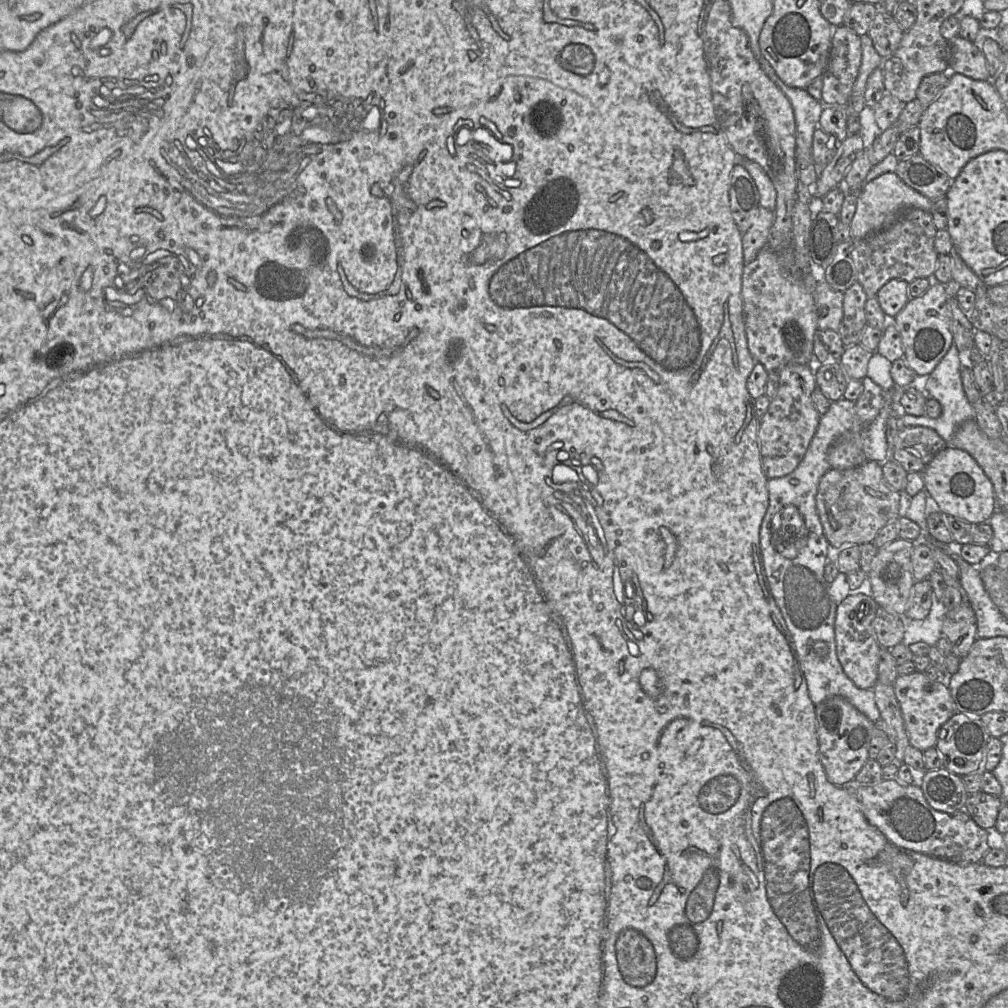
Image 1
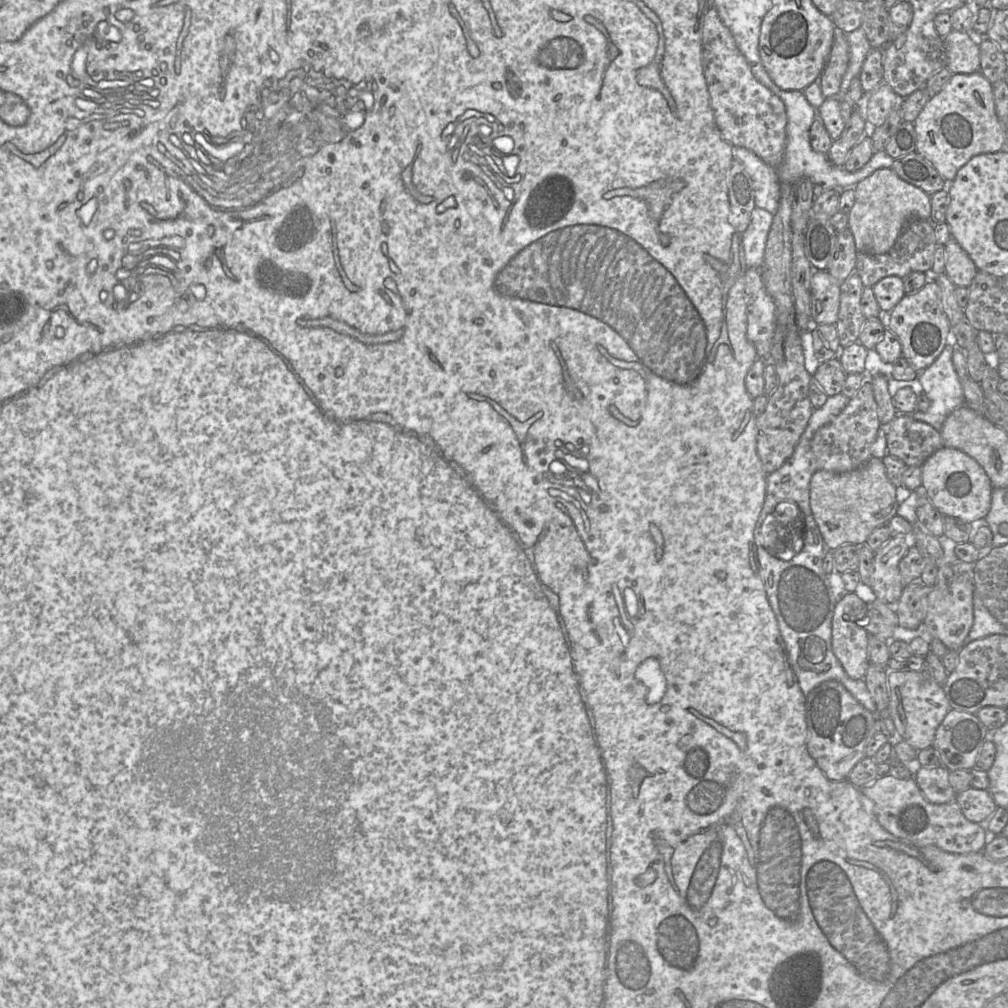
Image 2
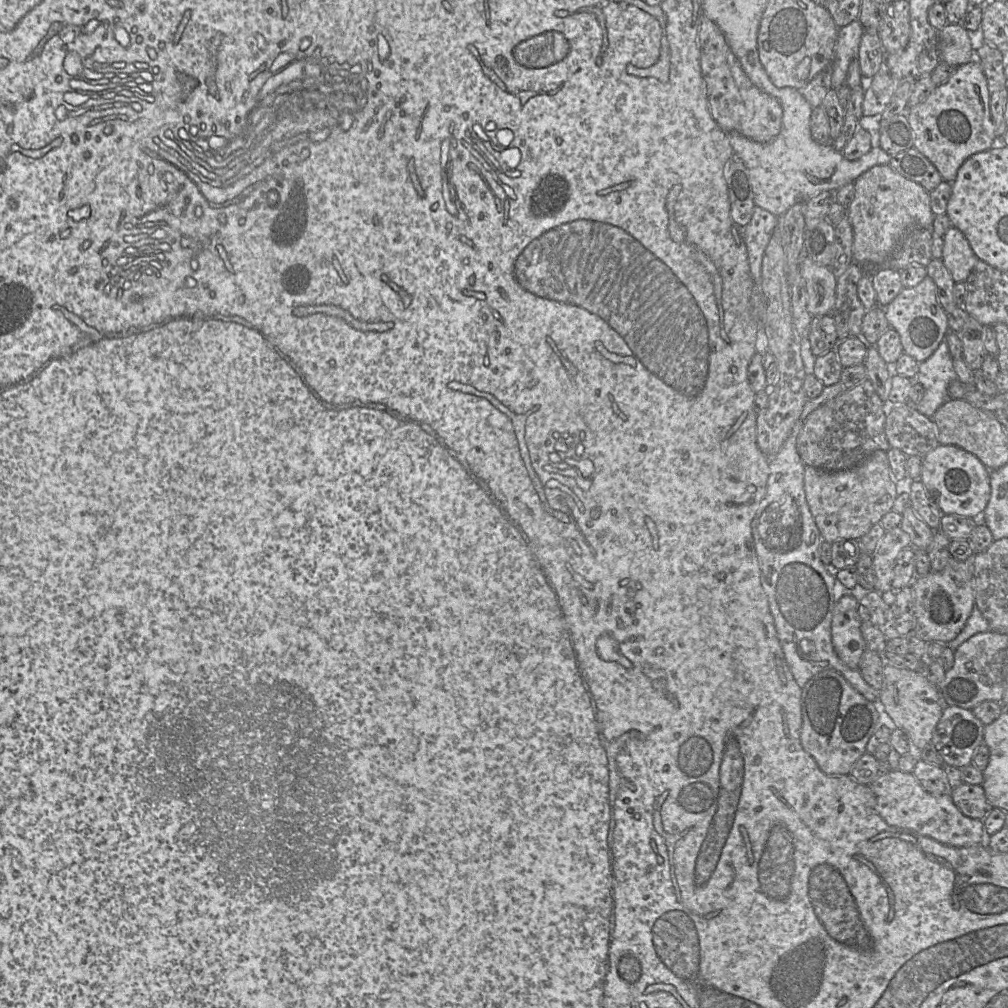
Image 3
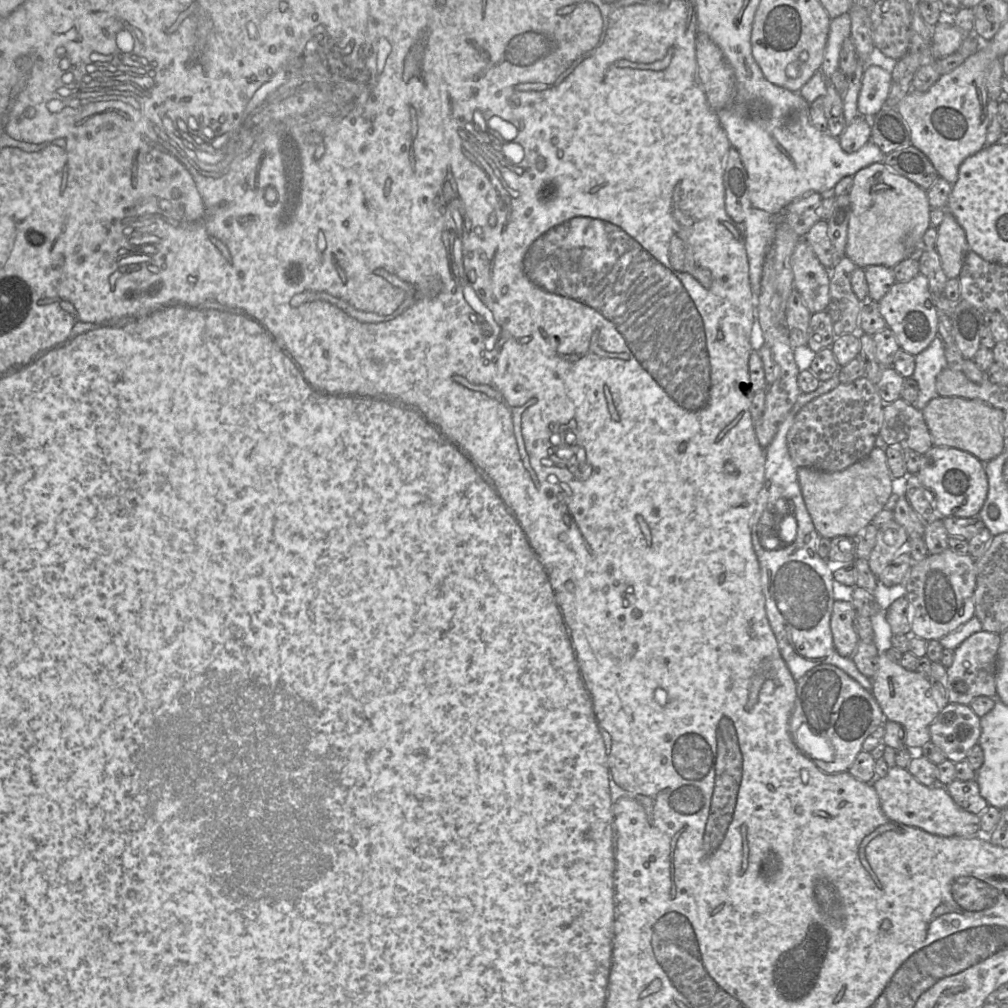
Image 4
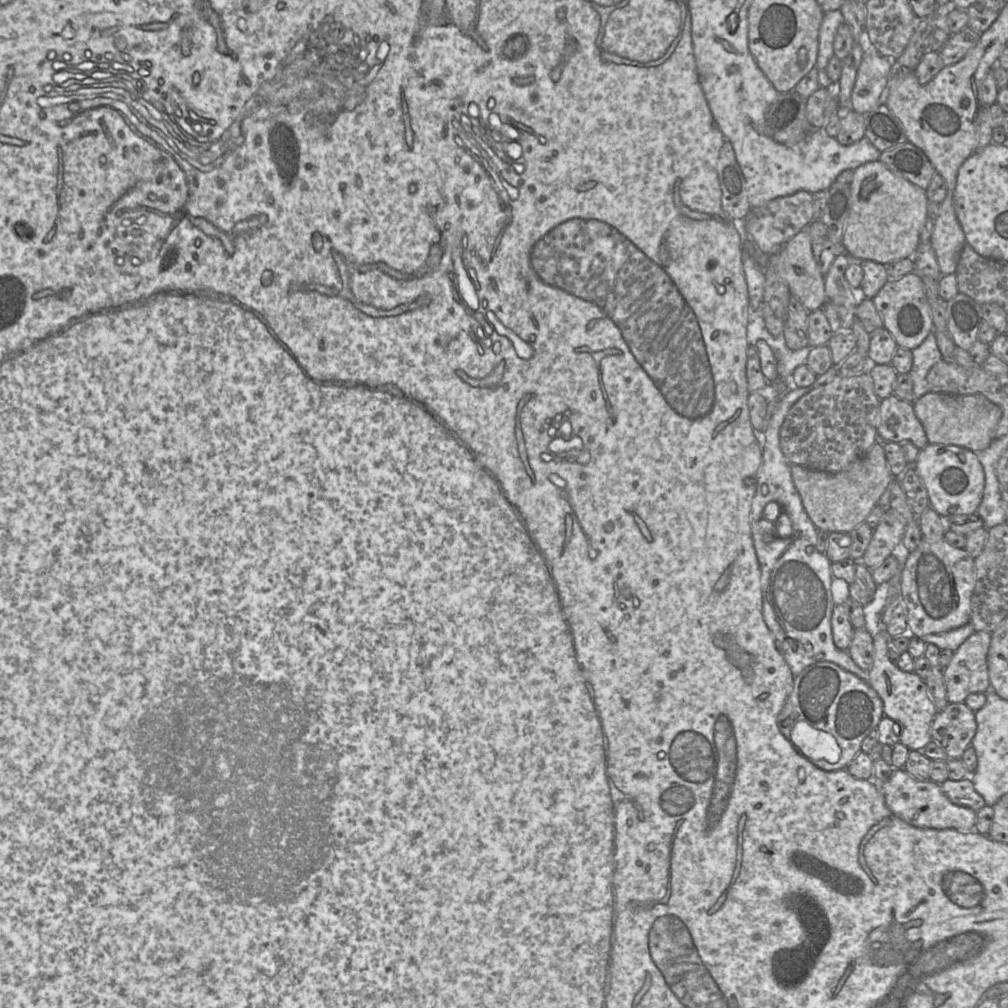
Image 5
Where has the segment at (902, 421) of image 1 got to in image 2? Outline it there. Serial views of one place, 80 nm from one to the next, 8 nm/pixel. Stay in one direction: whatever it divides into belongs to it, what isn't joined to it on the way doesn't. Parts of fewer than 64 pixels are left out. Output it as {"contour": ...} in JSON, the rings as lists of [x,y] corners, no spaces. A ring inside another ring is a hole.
{"contour":[[[950,328],[950,335],[947,338],[947,344],[943,349],[942,353],[938,356],[938,358],[924,371],[920,372],[919,380],[923,386],[924,391],[926,392],[927,396],[929,397],[931,404],[929,409],[926,412],[921,412],[919,410],[915,410],[914,412],[903,412],[897,411],[897,414],[906,414],[910,417],[922,421],[925,423],[930,424],[936,430],[941,432],[942,426],[946,418],[957,408],[965,404],[964,393],[961,385],[960,378],[957,375],[956,369],[953,364],[953,346],[956,343],[956,339],[954,336],[951,335],[951,328]]]}

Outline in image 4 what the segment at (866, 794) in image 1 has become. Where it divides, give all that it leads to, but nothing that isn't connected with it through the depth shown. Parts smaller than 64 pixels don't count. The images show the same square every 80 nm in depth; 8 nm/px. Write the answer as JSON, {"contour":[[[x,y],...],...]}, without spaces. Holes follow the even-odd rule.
{"contour":[[[898,766],[890,768],[885,777],[876,777],[872,786],[879,797],[884,814],[893,822],[943,837],[982,835],[980,816],[959,807],[944,786],[925,786],[905,768]]]}

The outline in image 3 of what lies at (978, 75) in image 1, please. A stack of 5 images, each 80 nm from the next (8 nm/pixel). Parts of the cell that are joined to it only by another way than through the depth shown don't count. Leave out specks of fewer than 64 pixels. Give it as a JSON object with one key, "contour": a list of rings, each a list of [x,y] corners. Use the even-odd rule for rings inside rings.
{"contour":[[[947,23],[938,31],[940,62],[959,67],[975,58],[968,31],[961,25]]]}

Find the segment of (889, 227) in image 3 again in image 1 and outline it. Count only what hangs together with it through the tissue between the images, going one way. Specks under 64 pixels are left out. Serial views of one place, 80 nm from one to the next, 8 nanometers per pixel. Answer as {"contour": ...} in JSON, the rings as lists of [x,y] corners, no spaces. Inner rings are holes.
{"contour":[[[887,172],[863,185],[857,192],[857,207],[850,223],[853,241],[868,237],[892,225],[899,214],[907,208],[917,208],[932,213],[933,202],[927,197],[905,184],[894,172]]]}

